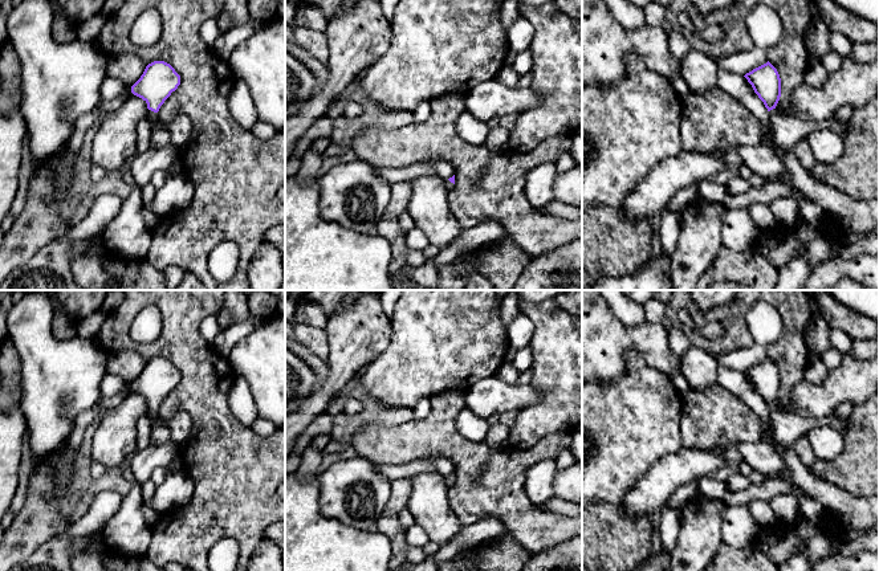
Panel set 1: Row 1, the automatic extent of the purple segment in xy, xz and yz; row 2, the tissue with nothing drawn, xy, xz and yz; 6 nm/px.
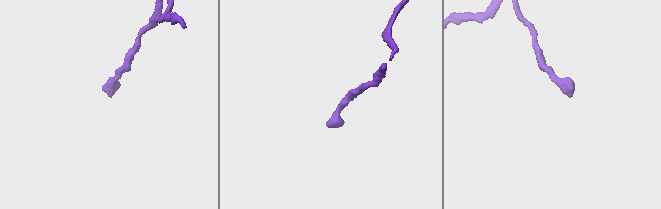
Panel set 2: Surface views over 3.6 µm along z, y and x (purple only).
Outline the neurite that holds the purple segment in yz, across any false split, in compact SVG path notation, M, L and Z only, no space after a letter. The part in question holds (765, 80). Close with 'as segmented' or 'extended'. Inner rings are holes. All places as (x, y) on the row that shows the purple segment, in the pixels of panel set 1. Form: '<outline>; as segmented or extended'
M769 61L744 77L769 111L769 123L774 132L774 151L782 162L788 151L791 151L801 139L814 131L829 129L842 138L849 134L849 122L838 122L833 118L822 122L798 121L777 111L776 106L781 97L781 78L777 69Z; extended

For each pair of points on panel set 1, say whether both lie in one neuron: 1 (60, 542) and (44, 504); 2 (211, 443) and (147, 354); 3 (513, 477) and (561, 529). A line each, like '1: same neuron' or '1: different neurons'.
1: different neurons
2: same neuron
3: same neuron

